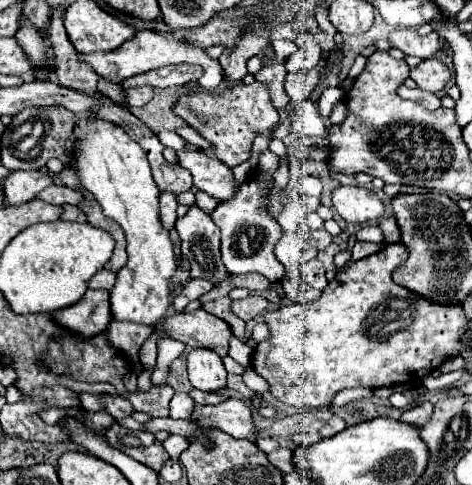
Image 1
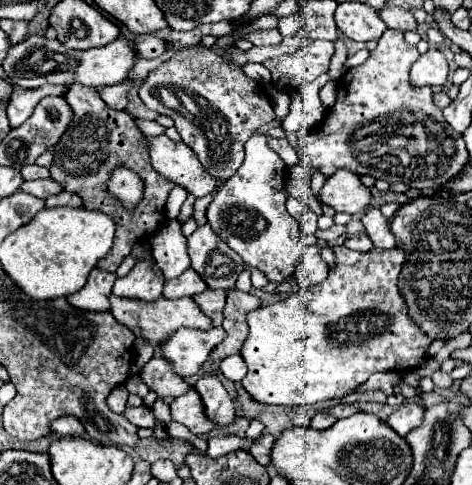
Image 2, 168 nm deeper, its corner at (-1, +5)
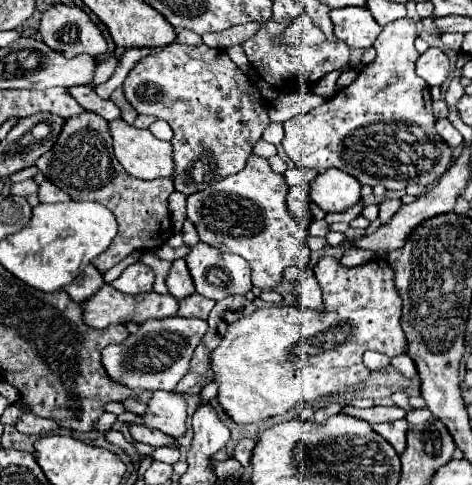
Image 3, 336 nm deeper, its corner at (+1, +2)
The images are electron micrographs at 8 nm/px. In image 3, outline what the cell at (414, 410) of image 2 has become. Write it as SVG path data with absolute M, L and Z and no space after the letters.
M396 420L396 422L384 422L384 424L374 424L372 426L384 440L388 440L398 454L406 448L406 432L408 432L408 420Z

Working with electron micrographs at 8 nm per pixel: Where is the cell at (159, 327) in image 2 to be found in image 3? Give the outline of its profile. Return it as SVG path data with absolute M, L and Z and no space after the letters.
M104 286L96 296L92 296L92 300L82 304L84 310L84 318L88 318L86 324L90 324L92 328L106 328L110 324L144 324L150 318L162 320L162 318L172 318L178 312L178 300L172 294L144 294L144 296L124 296L120 292L116 292L112 286Z

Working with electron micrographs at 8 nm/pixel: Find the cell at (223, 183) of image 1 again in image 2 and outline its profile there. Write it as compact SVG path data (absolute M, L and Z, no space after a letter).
M158 135L144 137L144 143L148 147L152 169L186 189L196 199L208 195L218 185L218 181L200 165L194 151L182 141L172 141L166 135Z

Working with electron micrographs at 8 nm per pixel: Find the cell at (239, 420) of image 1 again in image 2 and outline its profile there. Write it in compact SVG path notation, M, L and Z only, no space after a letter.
M190 387L184 395L176 397L170 403L170 415L172 415L174 421L188 427L194 435L202 435L202 433L208 433L208 431L216 429L216 425L204 415L202 399L198 397L194 387Z

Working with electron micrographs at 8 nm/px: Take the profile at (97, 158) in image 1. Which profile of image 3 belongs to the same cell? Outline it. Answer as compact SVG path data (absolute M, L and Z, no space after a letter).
M136 262L130 264L120 278L110 282L112 288L116 288L122 294L142 294L142 292L152 292L154 286L154 272L150 266Z

